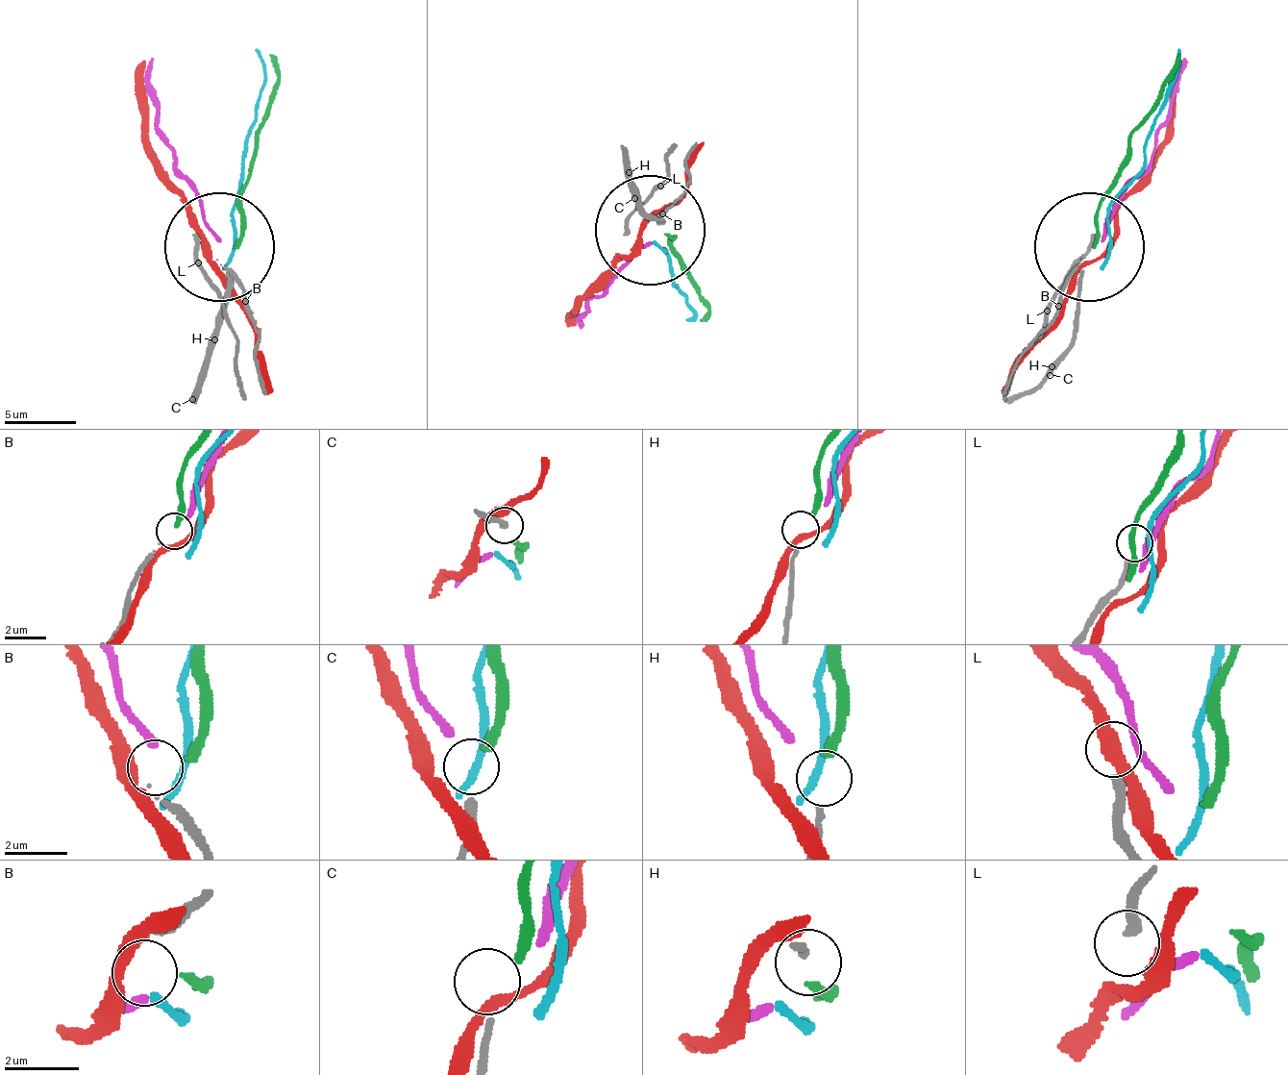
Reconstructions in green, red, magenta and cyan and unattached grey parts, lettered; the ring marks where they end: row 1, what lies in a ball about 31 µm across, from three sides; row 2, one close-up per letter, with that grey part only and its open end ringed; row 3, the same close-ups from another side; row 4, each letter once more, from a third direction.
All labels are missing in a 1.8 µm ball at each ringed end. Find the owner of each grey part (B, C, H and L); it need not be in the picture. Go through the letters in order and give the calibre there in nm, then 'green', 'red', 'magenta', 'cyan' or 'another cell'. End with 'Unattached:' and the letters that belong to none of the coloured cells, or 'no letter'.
B: calibre 80 nm; another cell
C: calibre 220 nm; green
H: calibre 190 nm; another cell
L: calibre 260 nm; another cell
Unattached: B, H, L

